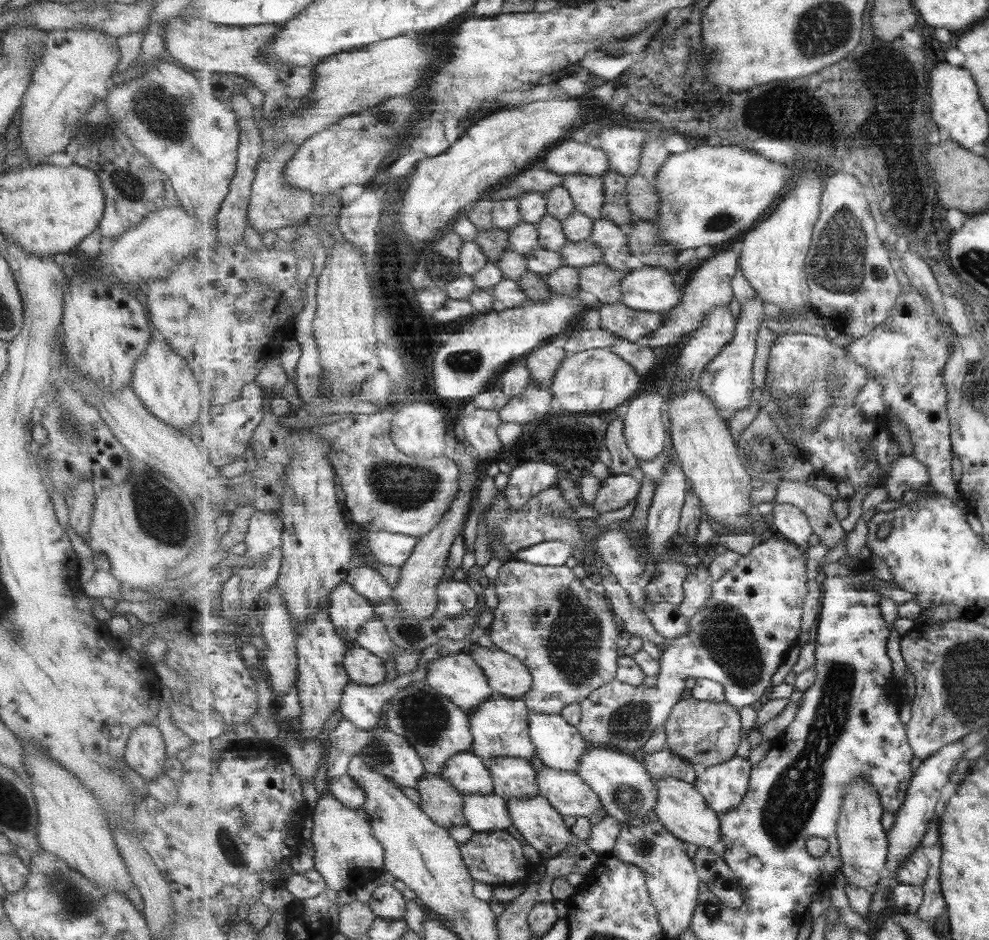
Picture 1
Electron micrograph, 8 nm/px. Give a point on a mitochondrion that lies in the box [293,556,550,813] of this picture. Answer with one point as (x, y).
(425, 716)

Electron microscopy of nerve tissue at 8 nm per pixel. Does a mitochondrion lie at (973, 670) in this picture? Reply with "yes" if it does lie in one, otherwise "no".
yes

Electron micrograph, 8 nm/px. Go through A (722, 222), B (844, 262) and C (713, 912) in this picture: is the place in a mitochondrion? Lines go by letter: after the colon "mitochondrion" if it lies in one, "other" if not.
A: mitochondrion
B: mitochondrion
C: mitochondrion

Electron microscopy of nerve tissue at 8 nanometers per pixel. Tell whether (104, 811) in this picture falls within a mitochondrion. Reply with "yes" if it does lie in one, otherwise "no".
no

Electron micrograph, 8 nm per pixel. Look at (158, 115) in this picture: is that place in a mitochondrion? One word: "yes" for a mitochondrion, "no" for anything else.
yes

